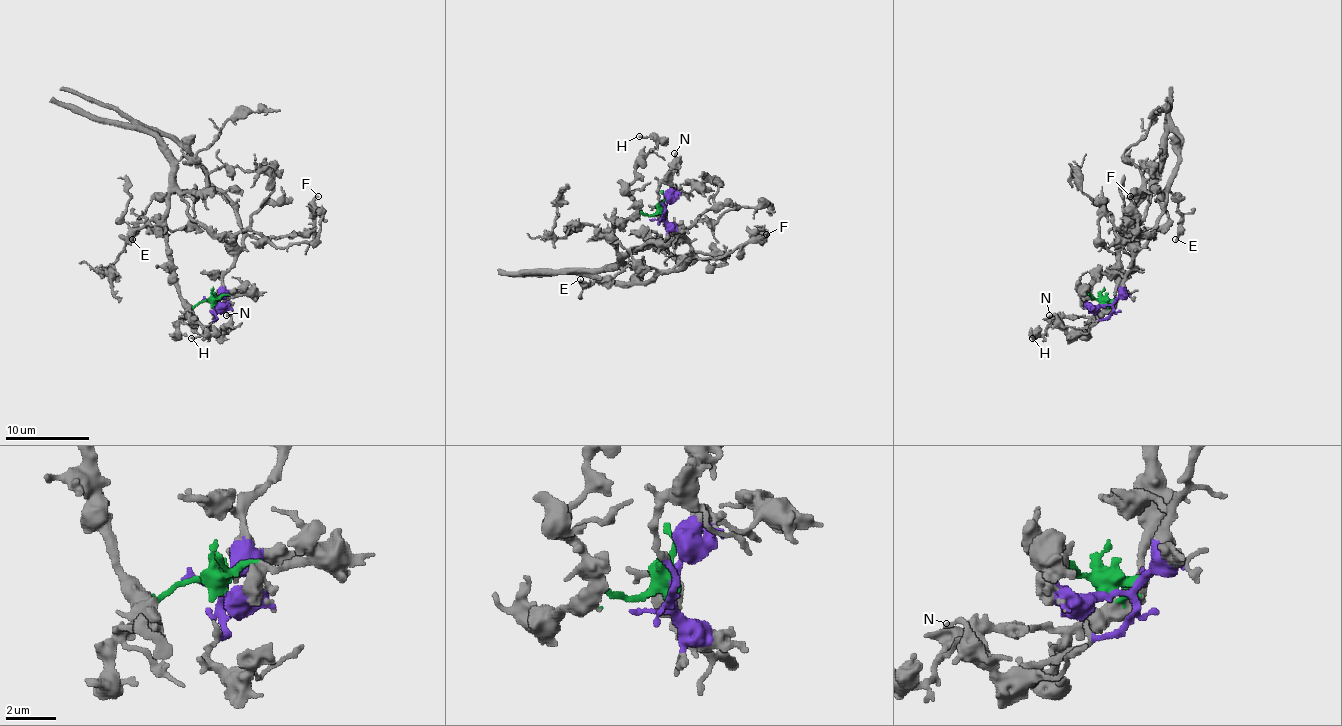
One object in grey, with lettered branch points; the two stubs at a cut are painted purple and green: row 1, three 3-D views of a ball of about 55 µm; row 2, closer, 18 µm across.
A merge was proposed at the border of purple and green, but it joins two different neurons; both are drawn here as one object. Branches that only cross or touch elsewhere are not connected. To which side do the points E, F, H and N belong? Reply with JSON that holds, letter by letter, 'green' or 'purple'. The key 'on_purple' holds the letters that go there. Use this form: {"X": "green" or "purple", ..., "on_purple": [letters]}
{"E": "purple", "F": "purple", "H": "green", "N": "purple", "on_purple": ["E", "F", "N"]}

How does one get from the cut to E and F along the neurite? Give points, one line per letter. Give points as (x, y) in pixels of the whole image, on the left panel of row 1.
E: (215, 303), (222, 280), (242, 246), (234, 206), (219, 192), (207, 188), (199, 196), (157, 196), (132, 240)
F: (215, 303), (222, 294), (222, 280), (247, 236), (276, 238), (303, 234), (312, 225), (312, 200), (318, 196)

